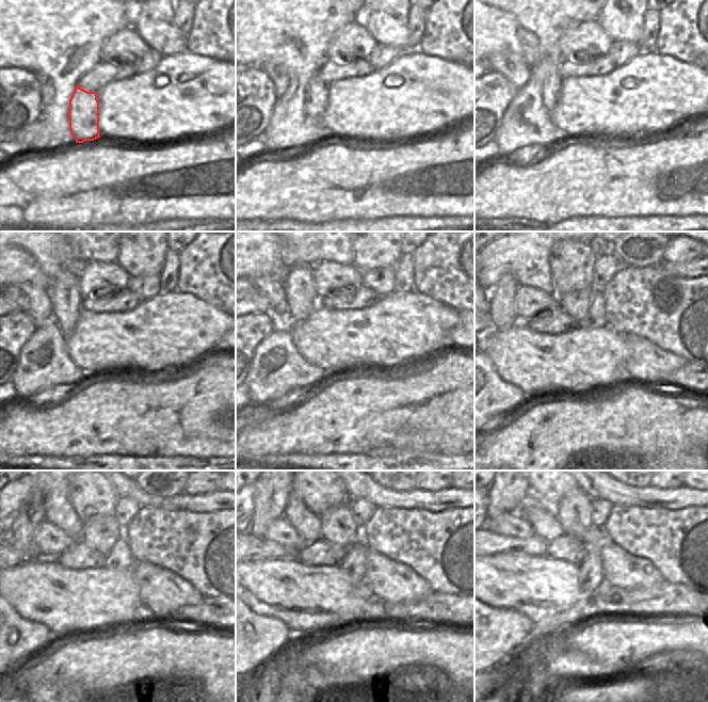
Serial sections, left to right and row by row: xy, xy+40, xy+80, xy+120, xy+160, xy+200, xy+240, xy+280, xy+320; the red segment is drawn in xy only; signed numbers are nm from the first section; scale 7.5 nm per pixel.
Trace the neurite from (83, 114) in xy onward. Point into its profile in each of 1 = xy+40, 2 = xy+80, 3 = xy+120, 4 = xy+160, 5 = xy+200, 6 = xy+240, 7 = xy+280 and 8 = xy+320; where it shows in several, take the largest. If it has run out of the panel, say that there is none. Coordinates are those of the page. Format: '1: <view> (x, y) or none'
1: xy+40 (316, 95)
2: xy+80 (546, 72)
3: xy+120 (64, 292)
4: xy+160 (299, 285)
5: xy+200 (529, 301)
6: xy+240 (49, 540)
7: xy+280 (272, 492)
8: xy+320 (509, 492)

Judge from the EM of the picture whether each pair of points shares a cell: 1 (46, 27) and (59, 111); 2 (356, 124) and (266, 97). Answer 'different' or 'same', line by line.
1: different
2: different

